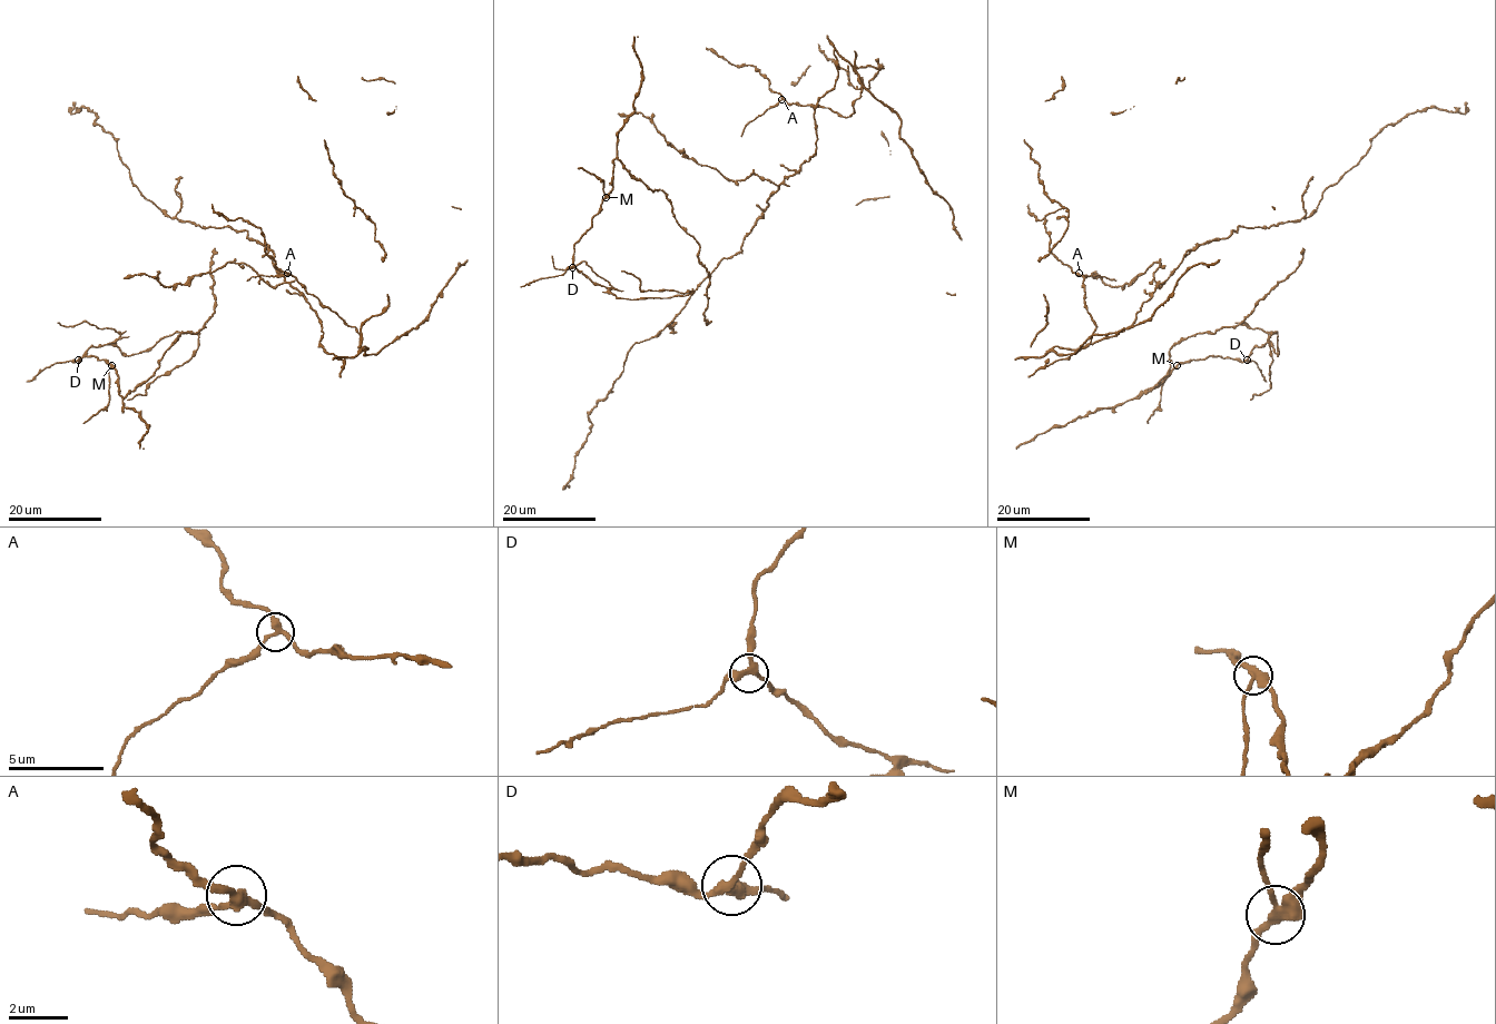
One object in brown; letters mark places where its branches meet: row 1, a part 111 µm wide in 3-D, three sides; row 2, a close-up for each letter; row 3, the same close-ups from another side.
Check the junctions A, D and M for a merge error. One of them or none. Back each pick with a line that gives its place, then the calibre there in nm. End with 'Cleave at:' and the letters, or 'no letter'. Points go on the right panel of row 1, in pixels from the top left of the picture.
M: Place: (1177, 365). Thickness 320 nm
Cleave at: M

